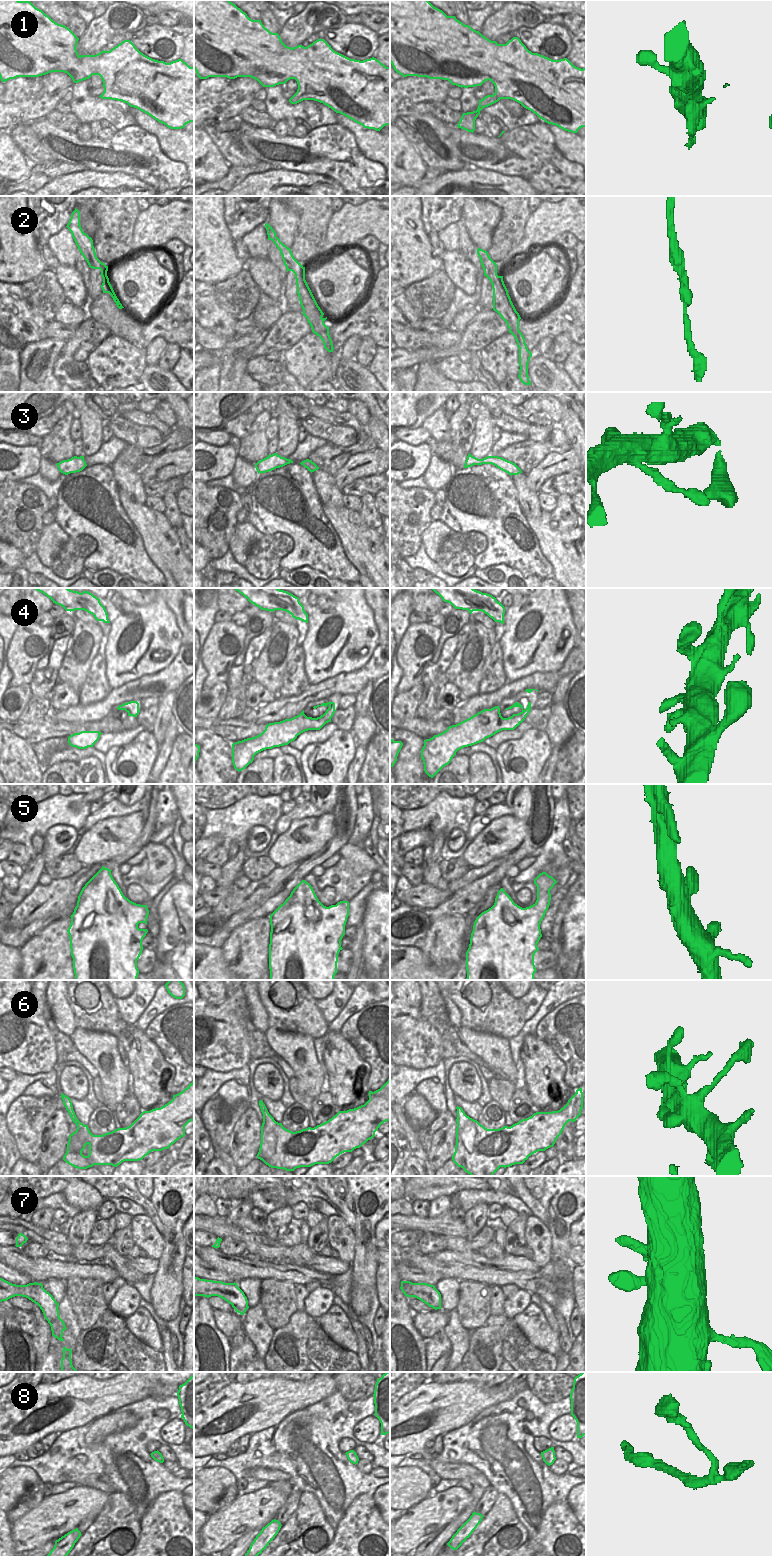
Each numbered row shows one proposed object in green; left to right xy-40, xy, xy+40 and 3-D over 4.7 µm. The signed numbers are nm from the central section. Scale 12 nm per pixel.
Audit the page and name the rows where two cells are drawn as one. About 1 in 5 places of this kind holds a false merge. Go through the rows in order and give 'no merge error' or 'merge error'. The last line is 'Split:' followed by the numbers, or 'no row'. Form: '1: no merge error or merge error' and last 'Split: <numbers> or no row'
1: no merge error
2: no merge error
3: no merge error
4: no merge error
5: no merge error
6: no merge error
7: no merge error
8: no merge error
Split: no row

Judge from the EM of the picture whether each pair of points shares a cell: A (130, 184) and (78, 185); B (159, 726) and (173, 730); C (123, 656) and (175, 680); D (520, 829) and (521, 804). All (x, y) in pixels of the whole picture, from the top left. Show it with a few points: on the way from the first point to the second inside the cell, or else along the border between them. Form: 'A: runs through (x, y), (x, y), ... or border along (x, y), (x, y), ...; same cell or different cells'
A: runs through (117, 184), (91, 184); same cell
B: border along (172, 715), (163, 740); different cells
C: border along (175, 656), (163, 669), (144, 674), (136, 679); different cells
D: border along (513, 815), (526, 820); different cells

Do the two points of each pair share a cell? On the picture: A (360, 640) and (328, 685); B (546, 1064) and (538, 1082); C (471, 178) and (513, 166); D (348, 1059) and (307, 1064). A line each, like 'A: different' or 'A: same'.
A: different
B: same
C: different
D: different

